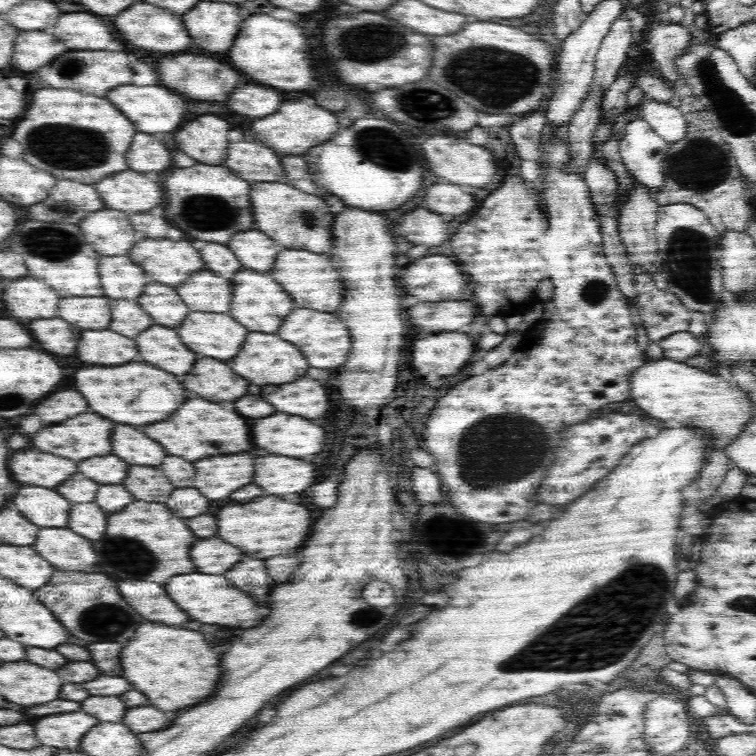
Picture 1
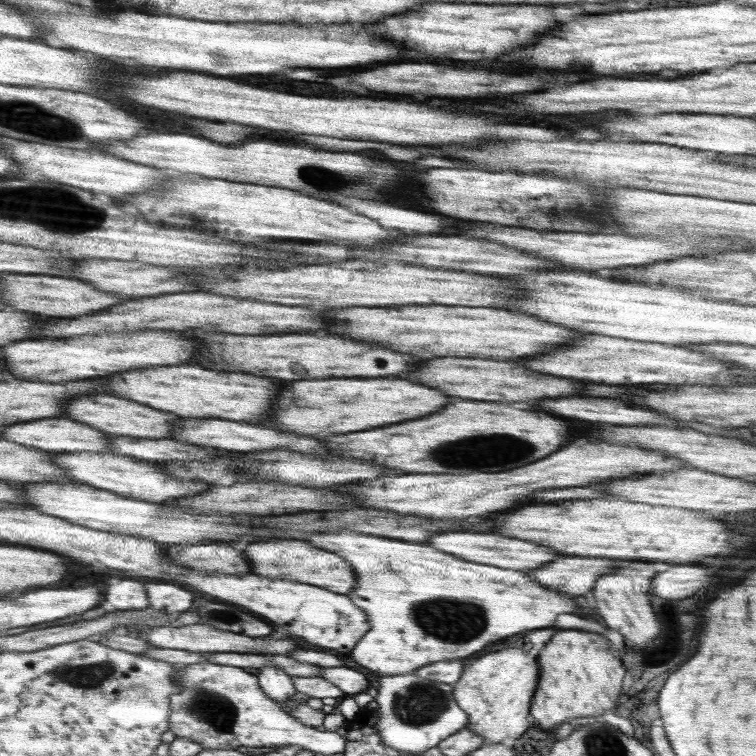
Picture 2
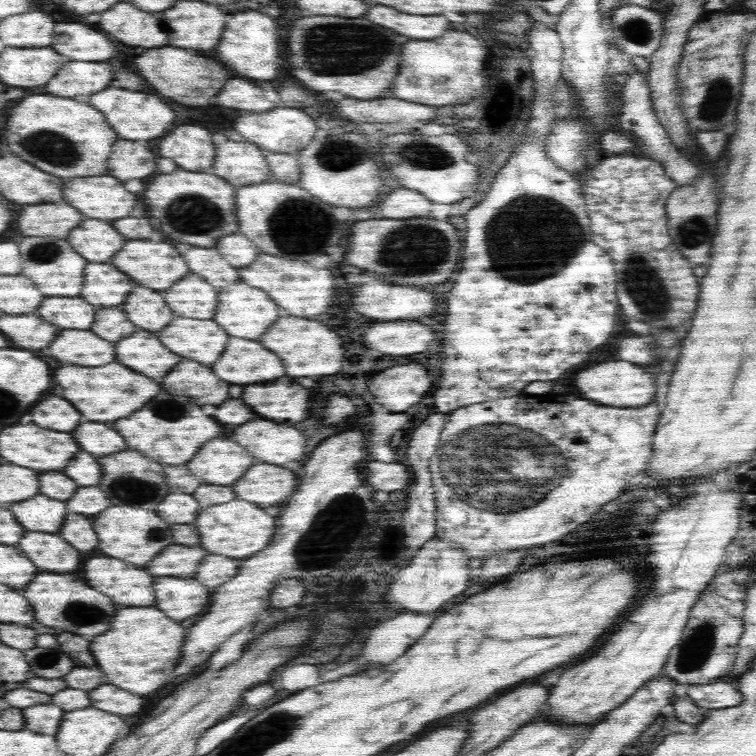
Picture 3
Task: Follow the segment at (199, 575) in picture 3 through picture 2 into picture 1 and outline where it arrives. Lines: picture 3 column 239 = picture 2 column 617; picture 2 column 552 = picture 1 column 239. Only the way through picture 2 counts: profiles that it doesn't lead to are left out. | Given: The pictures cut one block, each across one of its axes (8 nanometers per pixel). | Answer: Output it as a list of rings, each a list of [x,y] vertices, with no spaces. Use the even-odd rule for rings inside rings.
[[[244,558],[244,560],[240,560],[224,576],[228,580],[232,580],[232,584],[236,588],[244,590],[244,592],[252,592],[254,586],[260,586],[260,584],[268,582],[266,564],[264,564],[264,560],[256,560],[256,558]]]

